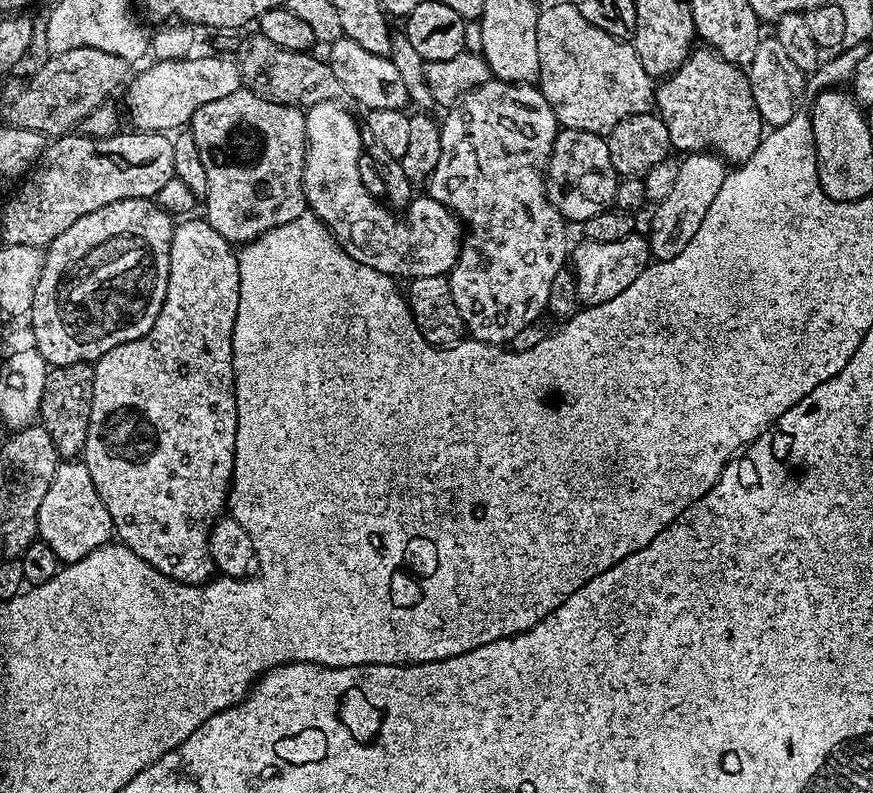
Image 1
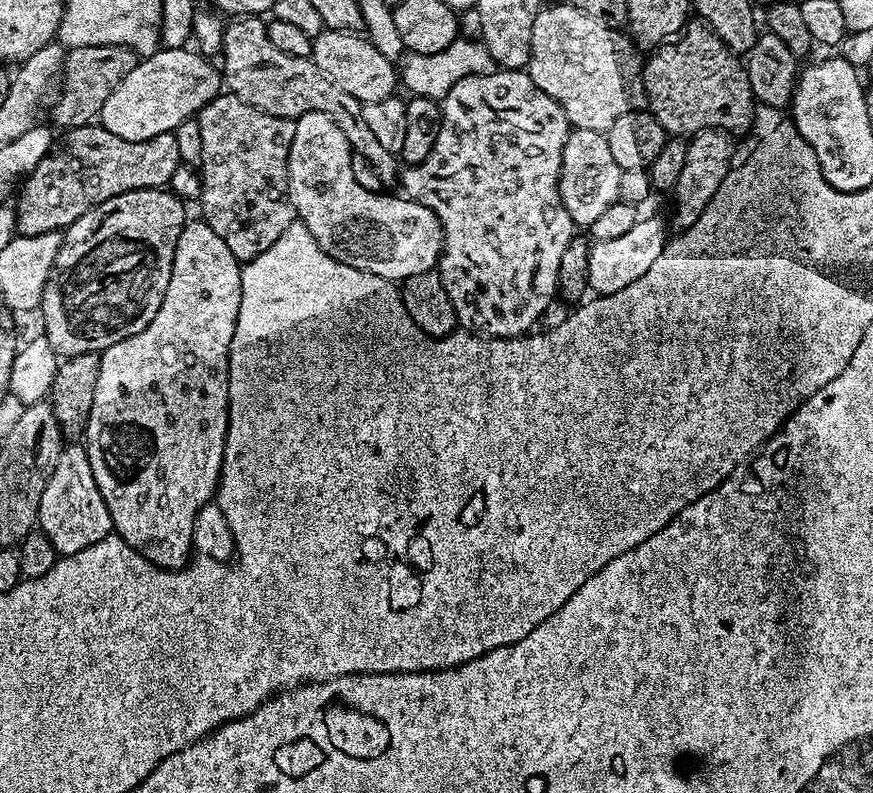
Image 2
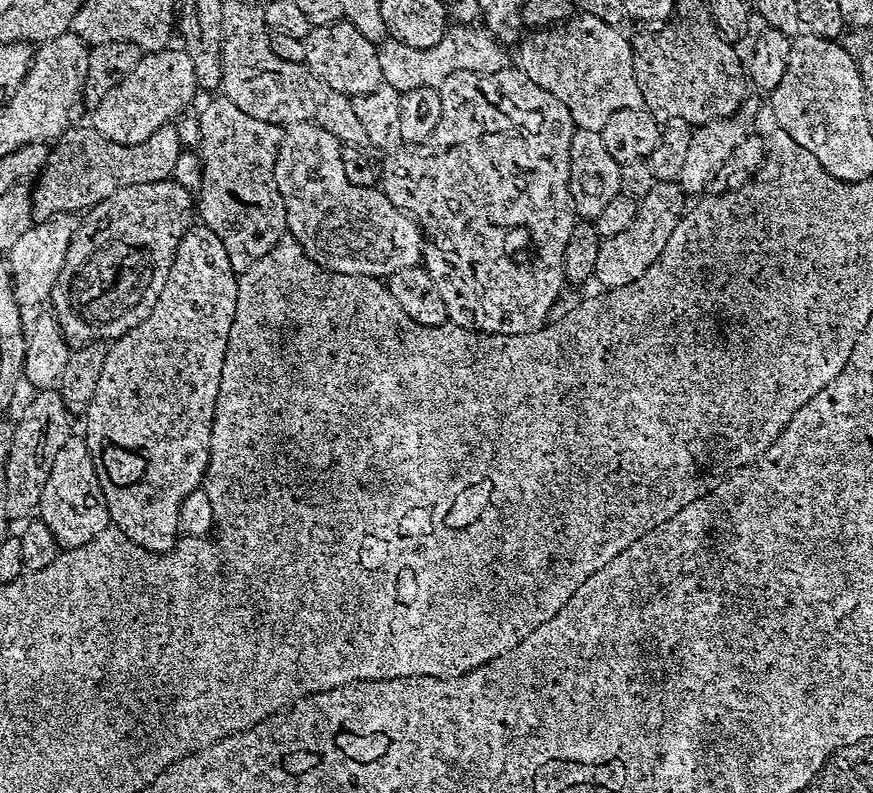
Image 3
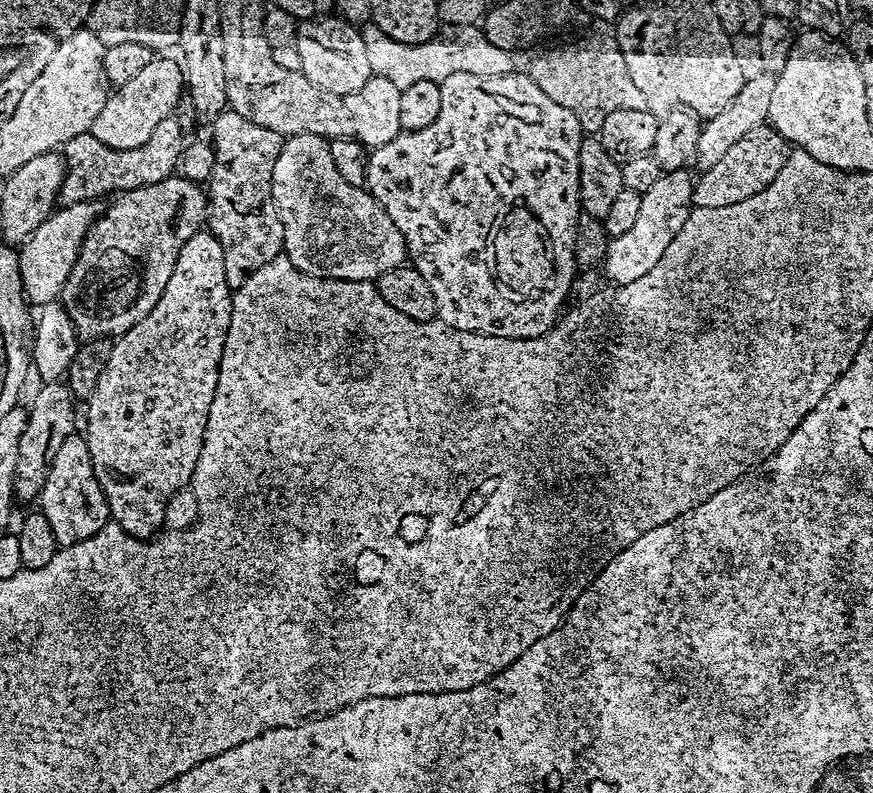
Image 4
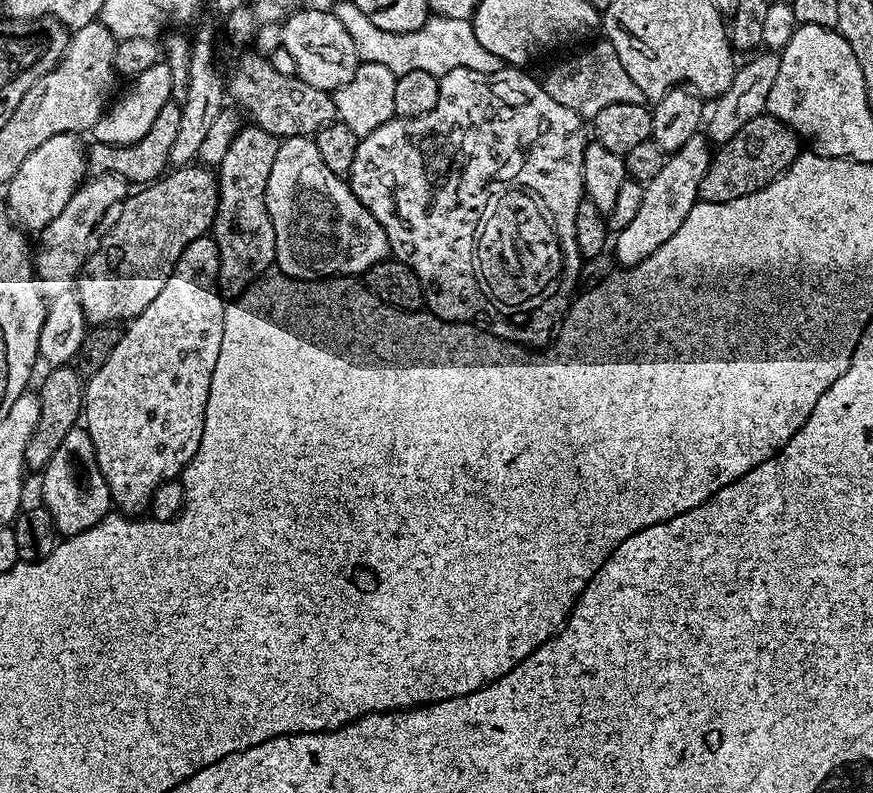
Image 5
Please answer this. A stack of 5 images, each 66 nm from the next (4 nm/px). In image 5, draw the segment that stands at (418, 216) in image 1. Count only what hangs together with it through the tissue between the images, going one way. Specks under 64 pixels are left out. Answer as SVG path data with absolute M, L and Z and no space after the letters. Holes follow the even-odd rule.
M294 136L280 140L278 158L274 158L274 170L270 170L270 182L266 186L266 206L270 222L274 226L274 264L281 276L293 276L295 280L318 280L337 276L356 278L367 273L368 269L375 268L381 260L389 259L390 249L385 228L352 193L349 181L335 176L330 166L322 162L322 154L315 139Z

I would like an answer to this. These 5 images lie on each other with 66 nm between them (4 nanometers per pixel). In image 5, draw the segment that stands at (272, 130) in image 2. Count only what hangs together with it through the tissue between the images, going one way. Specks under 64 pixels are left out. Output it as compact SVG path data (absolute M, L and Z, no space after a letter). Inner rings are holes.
M244 126L230 142L226 158L222 158L218 165L220 201L210 232L220 255L216 287L225 298L243 296L251 284L255 284L273 267L276 243L274 226L266 206L266 186L270 182L270 170L274 170L274 158L278 158L279 149L280 140L266 130Z

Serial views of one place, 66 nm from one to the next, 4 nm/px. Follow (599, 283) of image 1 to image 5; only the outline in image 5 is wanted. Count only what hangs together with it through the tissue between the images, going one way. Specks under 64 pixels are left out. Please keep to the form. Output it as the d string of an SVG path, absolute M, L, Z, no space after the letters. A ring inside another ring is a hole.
M697 134L676 152L671 153L653 180L643 185L644 193L638 214L625 229L614 236L616 260L624 264L620 266L628 270L635 269L636 265L650 258L650 254L654 254L654 250L658 250L662 242L676 238L678 226L682 226L692 214L692 209L697 207L700 183L708 169L709 159L710 141L707 135Z

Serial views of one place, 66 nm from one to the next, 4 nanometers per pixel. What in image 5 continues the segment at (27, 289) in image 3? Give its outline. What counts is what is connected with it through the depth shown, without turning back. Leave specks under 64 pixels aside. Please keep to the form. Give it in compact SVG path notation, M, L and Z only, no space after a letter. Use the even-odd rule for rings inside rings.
M108 175L78 187L76 193L70 198L70 202L66 202L66 210L62 210L62 214L58 214L58 218L54 218L54 222L50 222L39 233L40 249L37 252L35 249L34 252L34 272L41 281L64 280L67 276L75 277L88 261L100 219L108 211L111 213L130 192L129 181L124 177Z

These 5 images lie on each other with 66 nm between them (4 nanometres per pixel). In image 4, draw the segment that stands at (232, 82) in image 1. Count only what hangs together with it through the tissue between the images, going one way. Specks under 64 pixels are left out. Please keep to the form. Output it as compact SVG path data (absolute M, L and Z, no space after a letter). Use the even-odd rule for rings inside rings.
M153 57L145 69L129 82L119 85L103 104L90 129L92 136L112 149L134 149L150 138L154 127L163 118L173 115L174 109L185 89L181 63L175 58Z

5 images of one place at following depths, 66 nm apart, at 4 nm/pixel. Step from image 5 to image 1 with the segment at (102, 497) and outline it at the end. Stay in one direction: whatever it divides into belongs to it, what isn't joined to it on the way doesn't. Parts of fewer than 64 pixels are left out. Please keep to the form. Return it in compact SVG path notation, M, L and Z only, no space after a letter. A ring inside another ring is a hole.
M79 459L57 463L50 490L46 490L46 498L42 498L42 506L38 510L38 526L39 539L47 542L50 550L54 550L64 564L86 558L86 554L113 539L111 516L90 478L90 470Z

